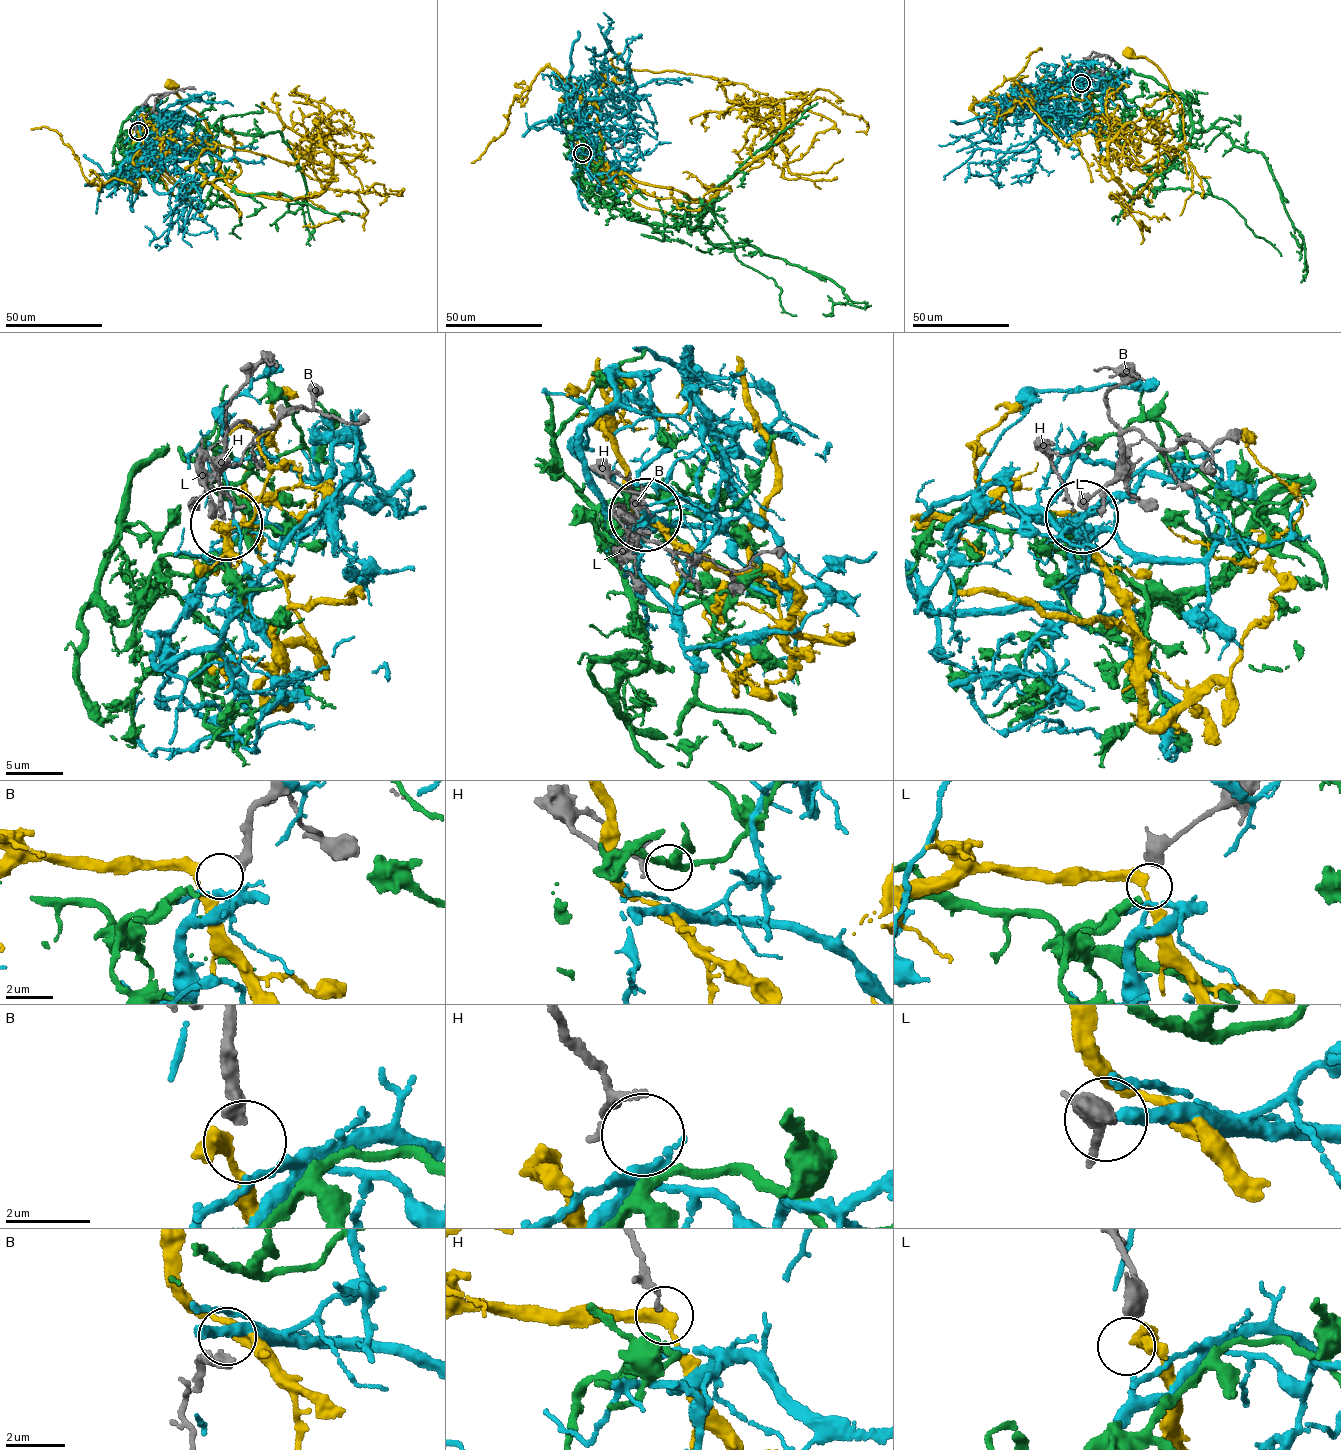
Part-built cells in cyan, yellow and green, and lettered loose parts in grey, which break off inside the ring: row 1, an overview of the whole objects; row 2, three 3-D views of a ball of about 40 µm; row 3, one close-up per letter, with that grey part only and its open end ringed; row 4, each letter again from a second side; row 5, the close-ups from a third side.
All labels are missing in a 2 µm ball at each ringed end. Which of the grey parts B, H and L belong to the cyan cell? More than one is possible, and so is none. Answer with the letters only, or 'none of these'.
L

